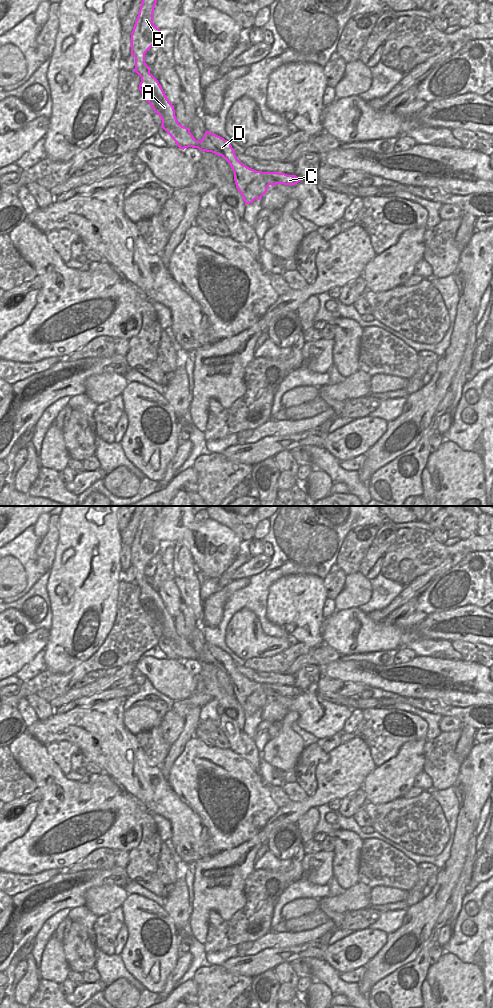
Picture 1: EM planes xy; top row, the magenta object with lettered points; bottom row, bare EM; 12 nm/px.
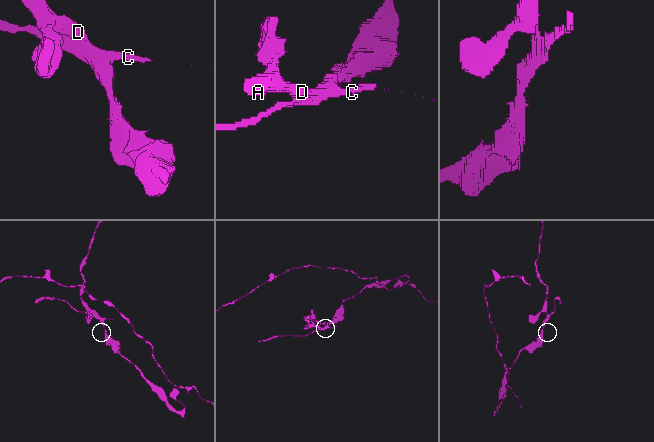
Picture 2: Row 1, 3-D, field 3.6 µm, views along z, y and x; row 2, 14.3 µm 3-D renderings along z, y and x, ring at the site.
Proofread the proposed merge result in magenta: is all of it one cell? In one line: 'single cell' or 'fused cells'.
fused cells

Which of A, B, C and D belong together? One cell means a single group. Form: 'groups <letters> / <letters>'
groups A B D / C

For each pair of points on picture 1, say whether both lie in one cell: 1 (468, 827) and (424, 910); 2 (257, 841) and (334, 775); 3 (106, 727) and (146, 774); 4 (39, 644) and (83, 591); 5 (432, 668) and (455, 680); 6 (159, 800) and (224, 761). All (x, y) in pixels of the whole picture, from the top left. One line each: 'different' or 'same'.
1: same
2: same
3: same
4: different
5: same
6: different

